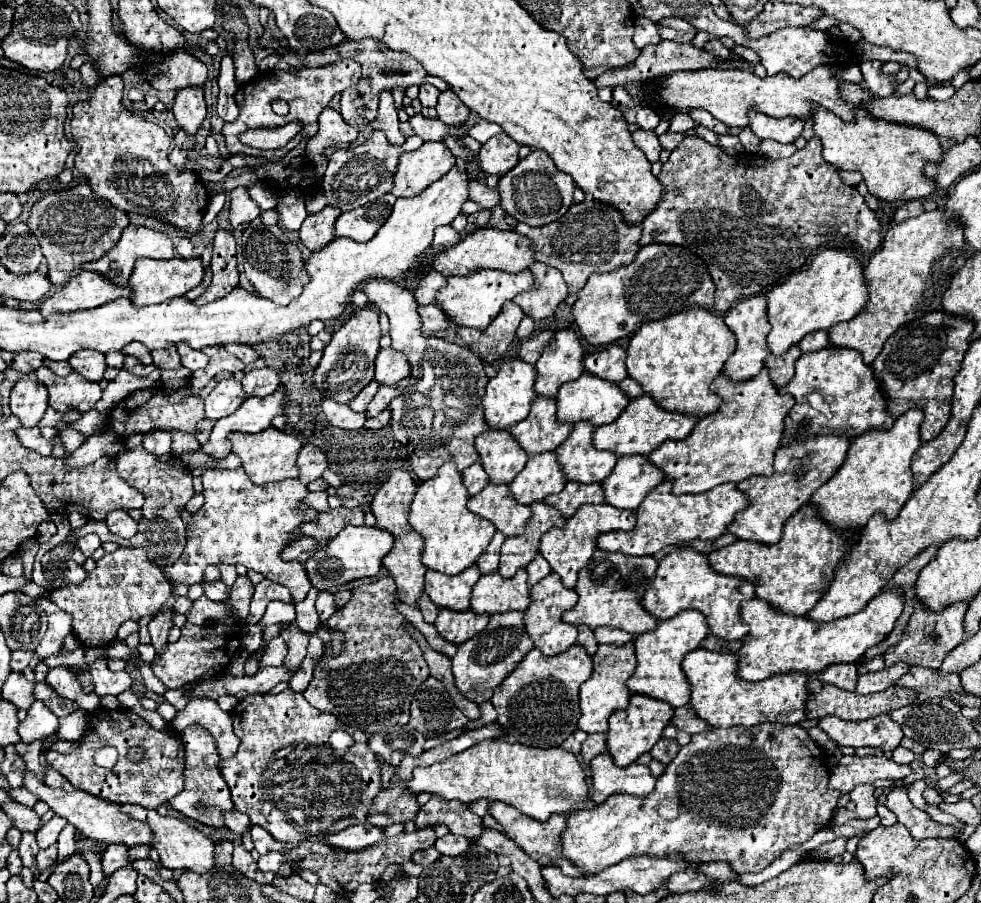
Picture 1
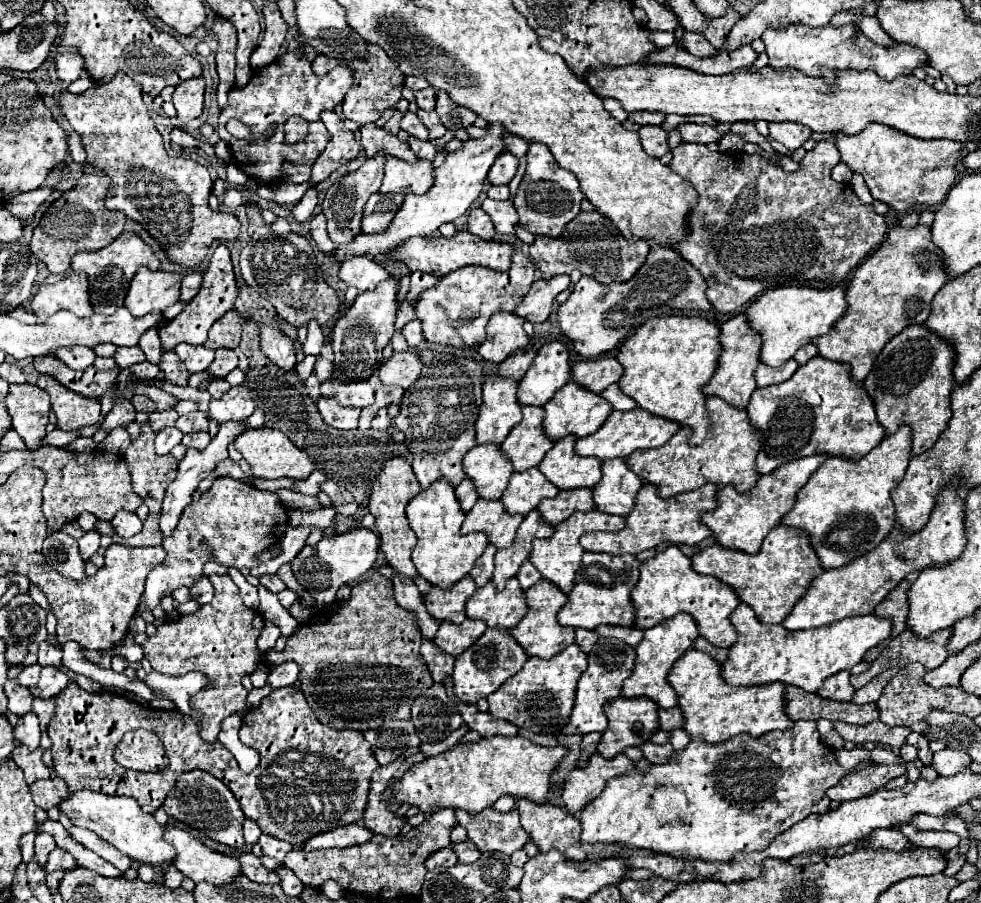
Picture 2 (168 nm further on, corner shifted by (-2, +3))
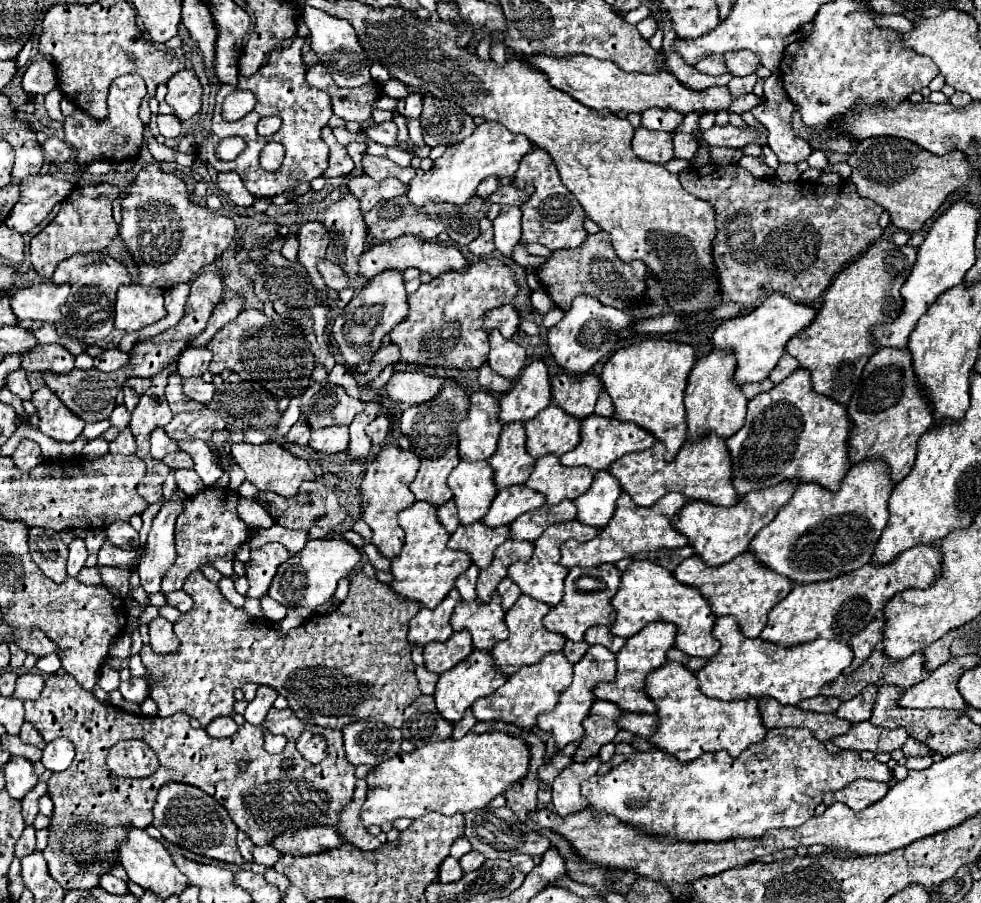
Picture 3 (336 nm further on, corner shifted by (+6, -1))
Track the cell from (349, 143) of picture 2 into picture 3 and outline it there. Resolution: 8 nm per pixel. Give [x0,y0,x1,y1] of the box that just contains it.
[322,127,354,179]

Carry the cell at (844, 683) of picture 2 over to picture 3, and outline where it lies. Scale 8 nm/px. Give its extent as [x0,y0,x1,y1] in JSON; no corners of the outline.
[800,697,842,713]

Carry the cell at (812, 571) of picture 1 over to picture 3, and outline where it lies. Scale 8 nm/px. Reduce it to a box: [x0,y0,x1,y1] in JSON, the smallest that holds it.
[674,553,794,639]

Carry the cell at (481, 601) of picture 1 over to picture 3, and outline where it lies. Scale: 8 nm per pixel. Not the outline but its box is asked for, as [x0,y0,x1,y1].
[450,591,508,651]

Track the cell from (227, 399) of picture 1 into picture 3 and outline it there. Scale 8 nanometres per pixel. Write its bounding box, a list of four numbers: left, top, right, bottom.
[182,377,216,405]

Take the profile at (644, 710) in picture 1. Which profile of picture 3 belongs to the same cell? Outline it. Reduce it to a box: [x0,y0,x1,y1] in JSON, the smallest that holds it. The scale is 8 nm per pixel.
[574,701,622,763]

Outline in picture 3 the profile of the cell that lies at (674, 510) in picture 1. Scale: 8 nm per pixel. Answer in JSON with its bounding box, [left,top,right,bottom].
[560,493,688,567]

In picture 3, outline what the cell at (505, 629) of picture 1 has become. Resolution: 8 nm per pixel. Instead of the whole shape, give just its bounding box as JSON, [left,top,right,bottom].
[434,651,506,723]

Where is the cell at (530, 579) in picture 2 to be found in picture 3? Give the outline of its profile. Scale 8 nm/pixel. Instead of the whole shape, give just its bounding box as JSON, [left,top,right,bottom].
[496,577,520,611]

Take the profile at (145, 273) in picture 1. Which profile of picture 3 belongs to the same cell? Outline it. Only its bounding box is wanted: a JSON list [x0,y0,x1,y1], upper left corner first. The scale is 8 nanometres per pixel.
[116,285,166,331]

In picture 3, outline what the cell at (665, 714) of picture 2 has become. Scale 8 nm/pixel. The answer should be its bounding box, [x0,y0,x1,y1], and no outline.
[618,713,656,739]

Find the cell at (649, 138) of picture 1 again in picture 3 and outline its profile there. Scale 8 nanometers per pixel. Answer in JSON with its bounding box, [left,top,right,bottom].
[632,127,674,163]

